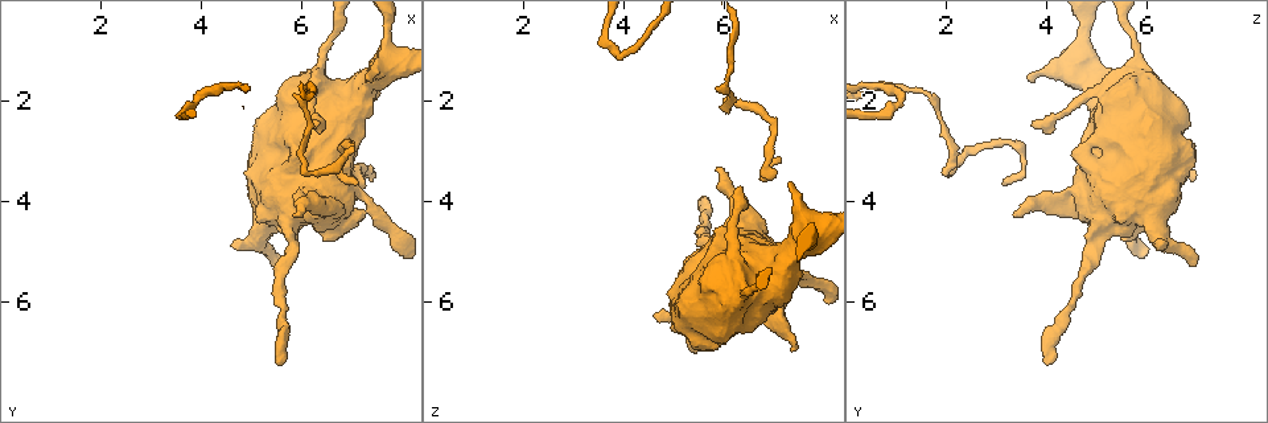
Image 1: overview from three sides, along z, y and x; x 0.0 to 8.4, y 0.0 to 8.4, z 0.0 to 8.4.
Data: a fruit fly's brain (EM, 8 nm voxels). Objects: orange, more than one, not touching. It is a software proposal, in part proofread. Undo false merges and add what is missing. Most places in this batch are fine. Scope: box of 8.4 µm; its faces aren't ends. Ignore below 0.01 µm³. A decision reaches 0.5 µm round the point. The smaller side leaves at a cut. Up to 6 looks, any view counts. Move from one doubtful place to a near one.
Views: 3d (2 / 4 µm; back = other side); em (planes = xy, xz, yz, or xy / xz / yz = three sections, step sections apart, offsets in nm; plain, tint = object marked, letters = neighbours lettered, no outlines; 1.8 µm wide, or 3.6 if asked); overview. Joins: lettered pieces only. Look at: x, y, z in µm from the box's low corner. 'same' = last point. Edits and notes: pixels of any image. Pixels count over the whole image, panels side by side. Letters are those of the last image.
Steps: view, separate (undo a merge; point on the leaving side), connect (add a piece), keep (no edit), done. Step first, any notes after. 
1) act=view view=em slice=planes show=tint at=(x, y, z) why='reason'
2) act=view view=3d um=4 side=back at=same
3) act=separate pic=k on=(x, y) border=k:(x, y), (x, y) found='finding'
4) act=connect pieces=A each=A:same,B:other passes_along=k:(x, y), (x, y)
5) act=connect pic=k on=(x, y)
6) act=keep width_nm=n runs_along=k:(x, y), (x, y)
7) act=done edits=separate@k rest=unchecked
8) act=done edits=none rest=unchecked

act=view view=3d um=4 at=(5.50, 7.25, 4.00) why='long arm stops here'

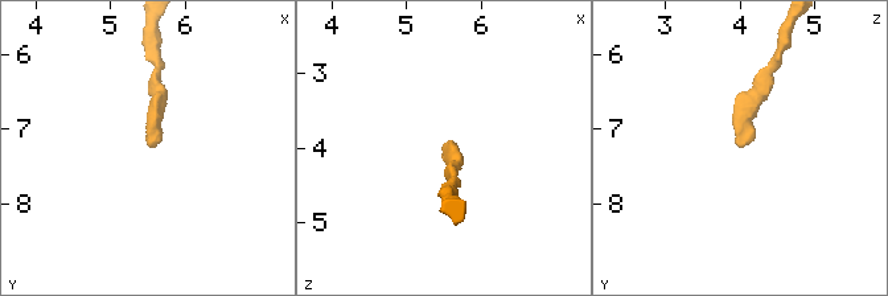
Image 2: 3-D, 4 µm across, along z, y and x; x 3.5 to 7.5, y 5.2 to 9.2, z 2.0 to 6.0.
act=view view=em slice=xy step=16 show=letters at=(5.50, 7.20, 4.00) why='now the EM'

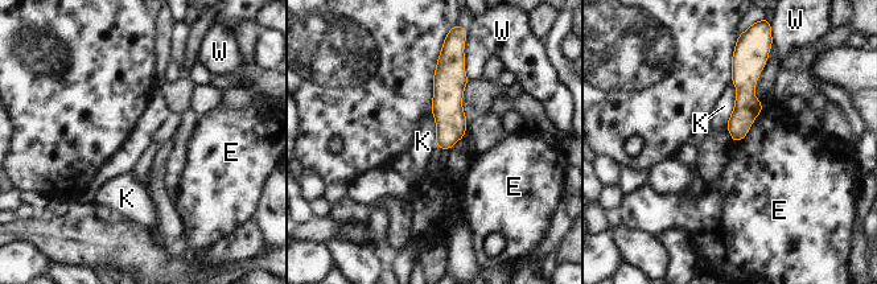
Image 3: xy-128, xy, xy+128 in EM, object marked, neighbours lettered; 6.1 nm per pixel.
act=keep each=E:other,K:other,W:other border=3:(732, 82), (736, 99), (725, 126) found='no lettered piece goes on from it'

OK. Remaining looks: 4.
act=view view=3d um=2 at=(6.35, 2.35, 3.70) why='an open end'

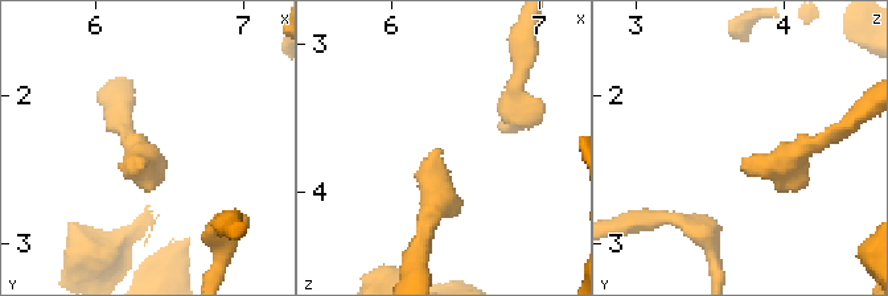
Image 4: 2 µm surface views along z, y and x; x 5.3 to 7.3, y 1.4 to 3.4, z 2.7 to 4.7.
act=view view=em slice=planes show=letters at=(6.32, 2.44, 3.72) why='need the tissue'

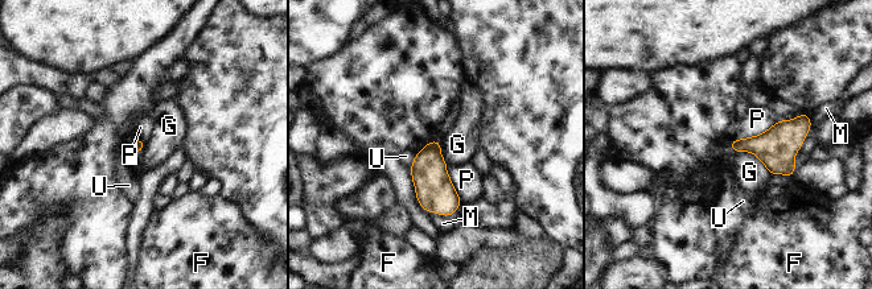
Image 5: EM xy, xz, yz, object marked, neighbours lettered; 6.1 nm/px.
act=keep longest_contact=P:320nm each=F:other,G:other,M:other,P:other,U:other border=5:(778, 120), (760, 133), (731, 141) found='no lettered piece goes on from it'

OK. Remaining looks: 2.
act=done edits=none rest=unchecked

